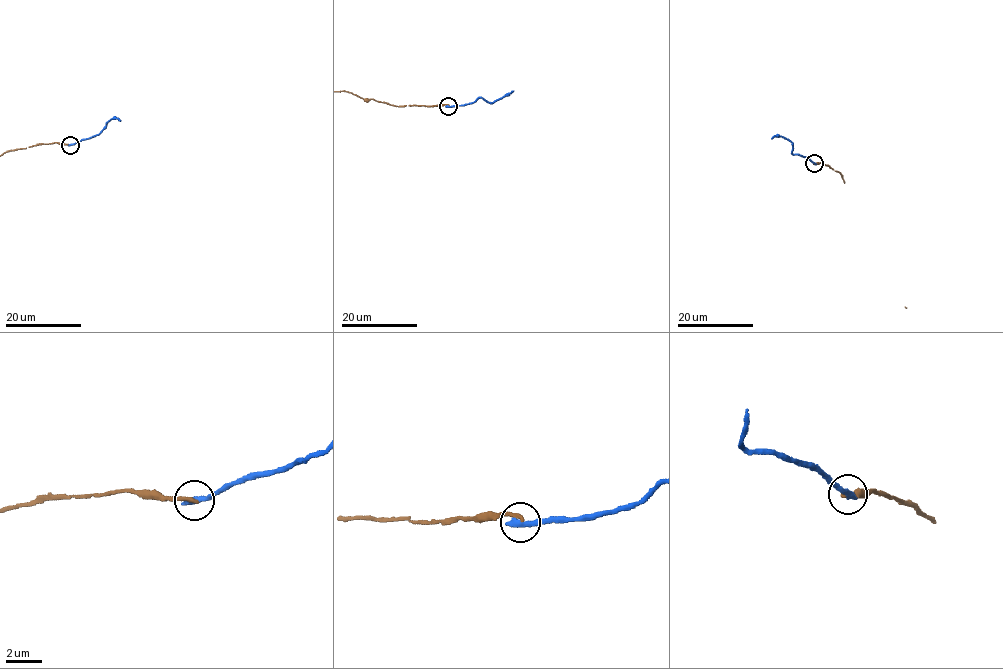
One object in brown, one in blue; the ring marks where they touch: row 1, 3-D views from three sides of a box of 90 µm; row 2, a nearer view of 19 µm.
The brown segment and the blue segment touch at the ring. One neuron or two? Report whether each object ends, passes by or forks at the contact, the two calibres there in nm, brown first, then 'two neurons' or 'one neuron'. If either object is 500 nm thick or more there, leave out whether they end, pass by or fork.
brown ends; blue ends; calibres 240 and 440 nm; two neurons

